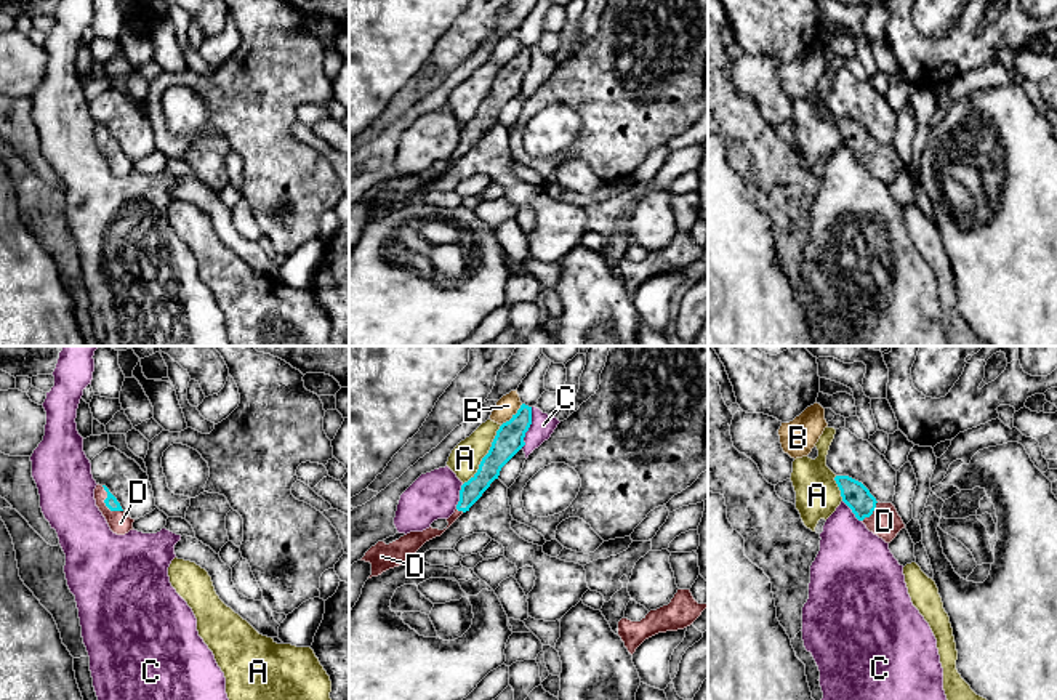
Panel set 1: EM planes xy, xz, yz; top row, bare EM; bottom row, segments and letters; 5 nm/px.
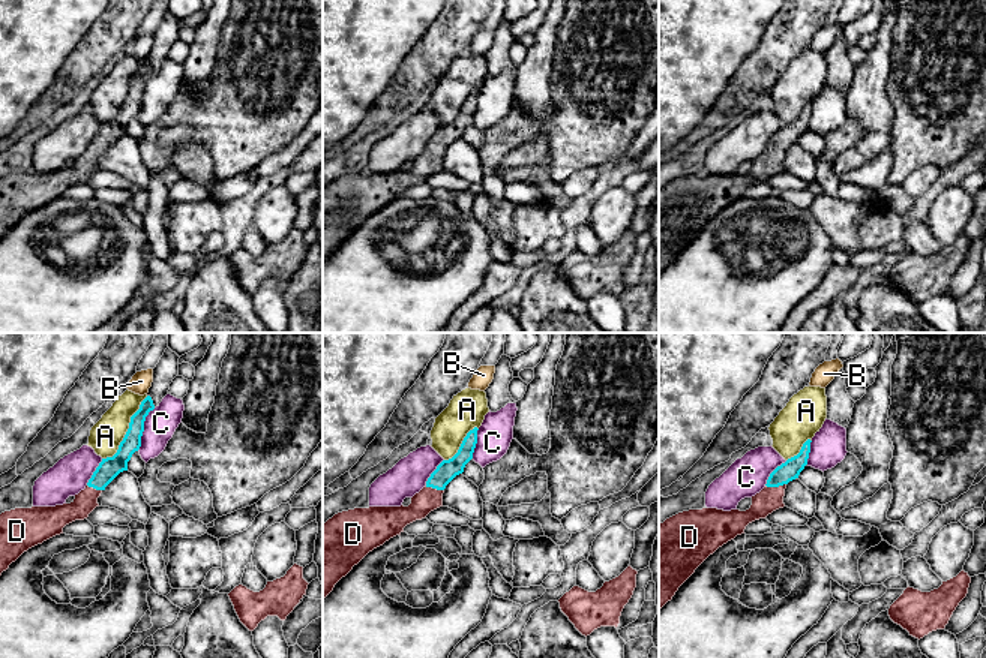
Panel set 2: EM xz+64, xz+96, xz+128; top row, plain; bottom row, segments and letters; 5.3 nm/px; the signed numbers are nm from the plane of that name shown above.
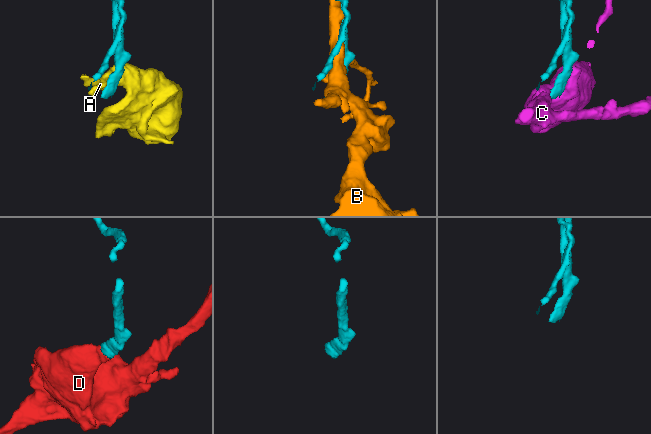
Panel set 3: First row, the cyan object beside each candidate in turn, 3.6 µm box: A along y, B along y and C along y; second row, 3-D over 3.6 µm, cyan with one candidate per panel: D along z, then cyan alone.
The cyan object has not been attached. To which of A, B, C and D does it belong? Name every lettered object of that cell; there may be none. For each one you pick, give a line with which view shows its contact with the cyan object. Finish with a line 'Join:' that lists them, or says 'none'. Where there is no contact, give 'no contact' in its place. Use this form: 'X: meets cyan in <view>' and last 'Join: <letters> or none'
D: meets cyan in xy
Join: D

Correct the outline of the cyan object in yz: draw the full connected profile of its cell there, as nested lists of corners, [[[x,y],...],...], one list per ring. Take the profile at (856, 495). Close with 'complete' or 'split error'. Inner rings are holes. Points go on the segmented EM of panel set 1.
[[[836,476],[834,481],[841,490],[842,501],[852,509],[855,517],[886,543],[890,543],[905,529],[895,506],[892,503],[879,503],[862,482],[849,476]]]; split error

